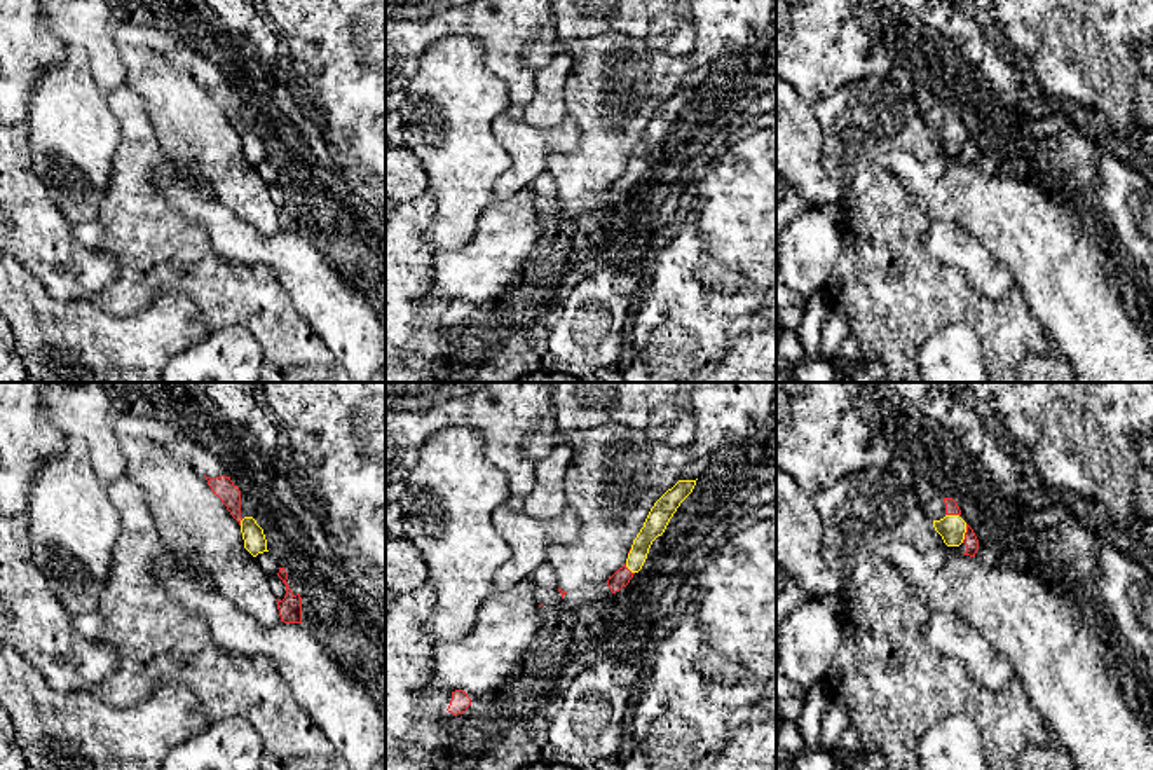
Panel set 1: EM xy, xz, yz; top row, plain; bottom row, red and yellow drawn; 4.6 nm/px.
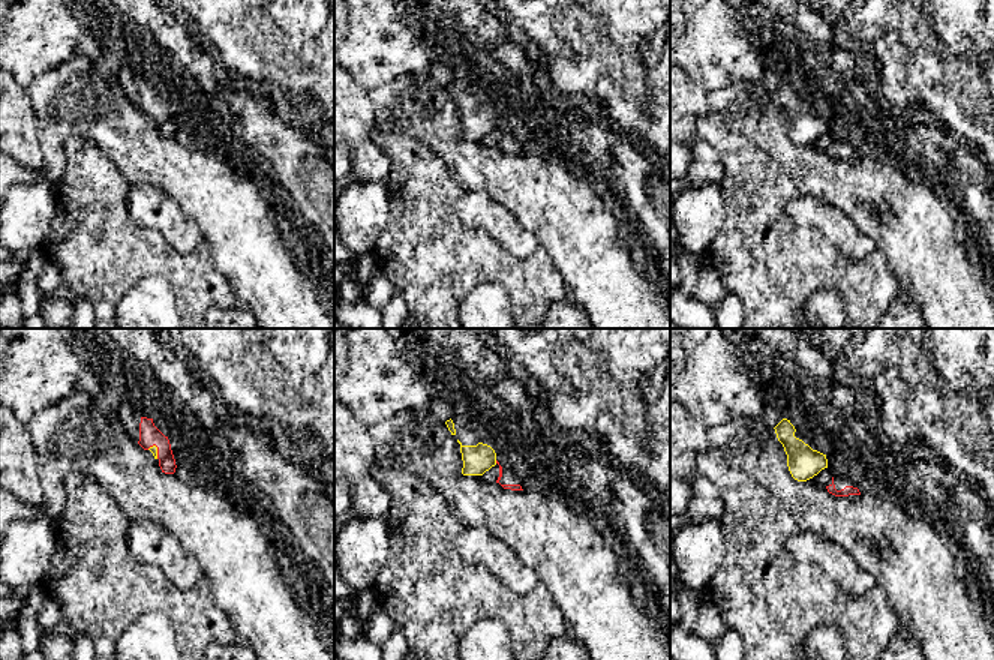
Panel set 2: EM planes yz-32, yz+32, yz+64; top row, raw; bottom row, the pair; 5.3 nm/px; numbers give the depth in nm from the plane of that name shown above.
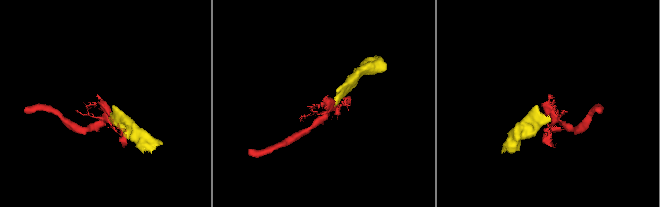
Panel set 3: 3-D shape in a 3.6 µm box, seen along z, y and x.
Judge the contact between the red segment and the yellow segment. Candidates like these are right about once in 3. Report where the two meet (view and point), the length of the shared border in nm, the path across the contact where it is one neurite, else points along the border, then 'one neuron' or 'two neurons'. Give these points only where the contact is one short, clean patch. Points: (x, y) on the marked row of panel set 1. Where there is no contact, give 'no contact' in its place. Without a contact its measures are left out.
meets red in yz at (965, 533); contact 90 nm long; runs through yz (970, 540), (965, 533), (951, 528); one neuron

